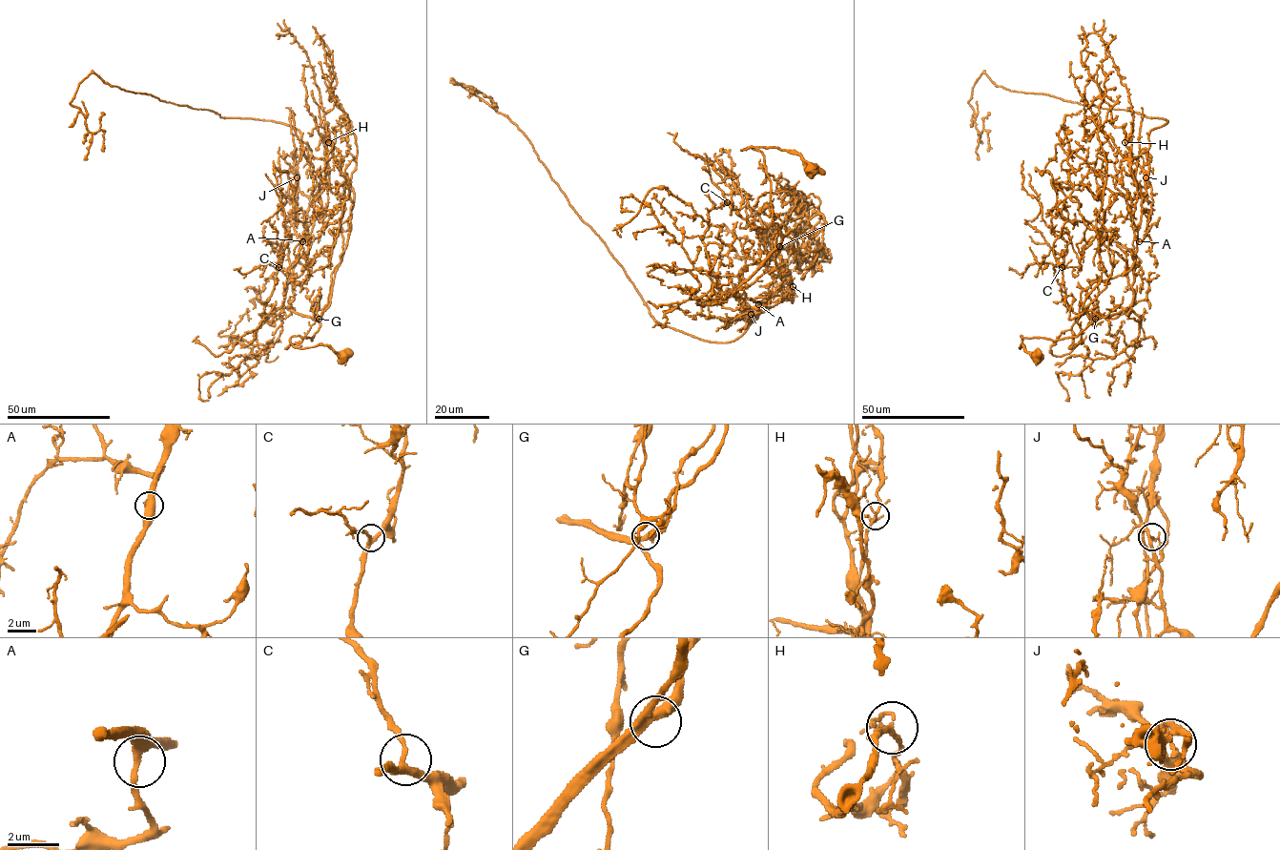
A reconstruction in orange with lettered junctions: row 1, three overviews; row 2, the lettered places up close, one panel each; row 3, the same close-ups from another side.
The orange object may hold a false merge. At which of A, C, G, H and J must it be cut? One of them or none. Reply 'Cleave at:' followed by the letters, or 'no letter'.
Cleave at: J

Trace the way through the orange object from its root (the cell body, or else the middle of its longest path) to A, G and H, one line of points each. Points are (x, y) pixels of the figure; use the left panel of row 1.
A: (343, 356), (327, 345), (299, 348), (290, 342), (298, 336), (311, 341), (320, 326), (283, 304), (302, 241)
G: (343, 356), (327, 345), (299, 348), (292, 343), (293, 336), (311, 341), (320, 326), (319, 319)
H: (343, 356), (327, 345), (296, 348), (290, 338), (311, 341), (320, 323), (283, 304), (328, 142)

